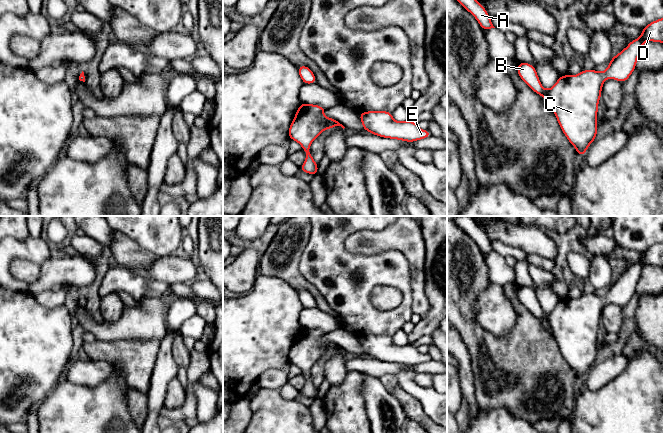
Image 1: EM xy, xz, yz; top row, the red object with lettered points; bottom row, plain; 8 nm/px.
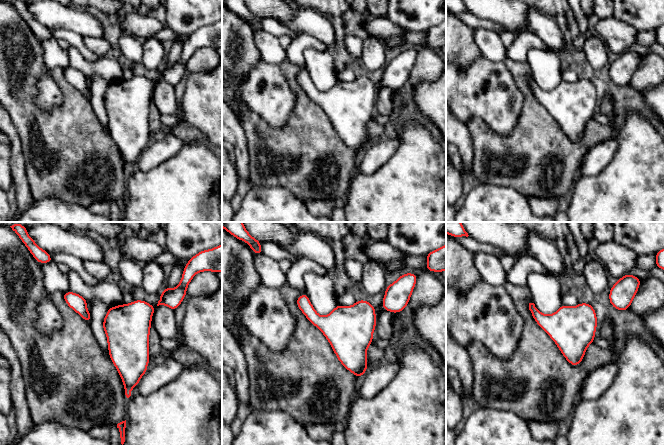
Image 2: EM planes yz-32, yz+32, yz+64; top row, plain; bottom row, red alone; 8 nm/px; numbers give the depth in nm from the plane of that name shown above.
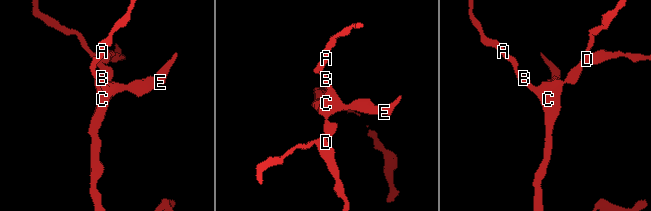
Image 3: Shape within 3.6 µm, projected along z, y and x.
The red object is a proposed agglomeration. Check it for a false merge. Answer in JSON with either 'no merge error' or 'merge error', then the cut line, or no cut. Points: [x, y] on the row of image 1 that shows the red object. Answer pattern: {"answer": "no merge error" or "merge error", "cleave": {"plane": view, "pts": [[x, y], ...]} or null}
{"answer": "no merge error", "cleave": null}

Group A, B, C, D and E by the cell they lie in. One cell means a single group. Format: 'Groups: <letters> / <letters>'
Groups: A B C D E

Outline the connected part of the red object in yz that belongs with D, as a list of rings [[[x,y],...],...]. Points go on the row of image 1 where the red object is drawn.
[[[663,18],[657,19],[646,25],[639,38],[629,42],[628,46],[621,50],[619,54],[613,56],[609,66],[603,73],[597,70],[582,70],[578,75],[560,76],[552,88],[543,88],[536,69],[533,64],[520,62],[517,72],[520,78],[538,95],[546,98],[552,104],[553,113],[560,125],[560,128],[568,141],[575,147],[577,153],[582,157],[590,144],[596,139],[598,131],[597,113],[598,103],[601,99],[603,83],[606,79],[615,79],[624,83],[633,73],[637,59],[646,41],[663,43]]]

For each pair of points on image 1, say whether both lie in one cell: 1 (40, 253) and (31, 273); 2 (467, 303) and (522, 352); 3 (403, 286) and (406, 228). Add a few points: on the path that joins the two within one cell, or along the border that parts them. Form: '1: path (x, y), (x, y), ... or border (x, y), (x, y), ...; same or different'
1: border (12, 260), (26, 259), (40, 264); different
2: path (467, 321), (498, 352), (504, 352); same
3: border (383, 250), (397, 249), (405, 256), (411, 279); different

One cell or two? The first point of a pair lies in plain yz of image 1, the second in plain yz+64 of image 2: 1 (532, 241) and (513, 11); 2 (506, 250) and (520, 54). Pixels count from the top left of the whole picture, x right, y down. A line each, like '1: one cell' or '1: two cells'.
1: two cells
2: two cells

